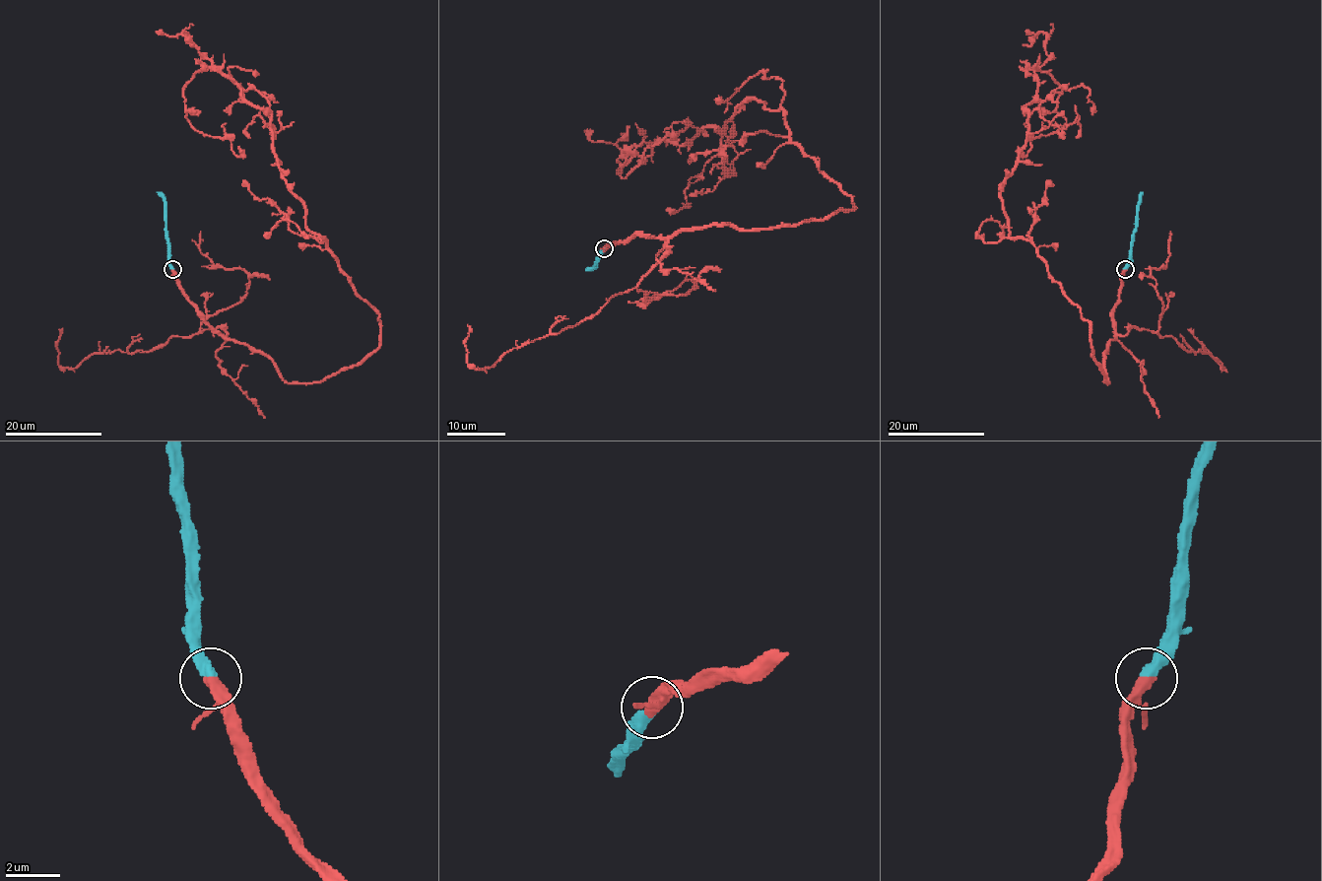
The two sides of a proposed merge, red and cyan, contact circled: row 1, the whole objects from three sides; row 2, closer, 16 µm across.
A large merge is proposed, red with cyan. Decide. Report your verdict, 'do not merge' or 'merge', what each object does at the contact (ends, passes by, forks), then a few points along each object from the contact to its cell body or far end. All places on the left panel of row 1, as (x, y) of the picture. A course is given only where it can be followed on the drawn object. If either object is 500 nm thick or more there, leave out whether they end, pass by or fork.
merge; red passes by; cyan ends; course red (172, 270), (288, 382), (378, 346), (270, 113), (200, 68), (188, 122), (238, 146); course cyan (172, 268), (168, 262), (165, 202), (157, 192)

